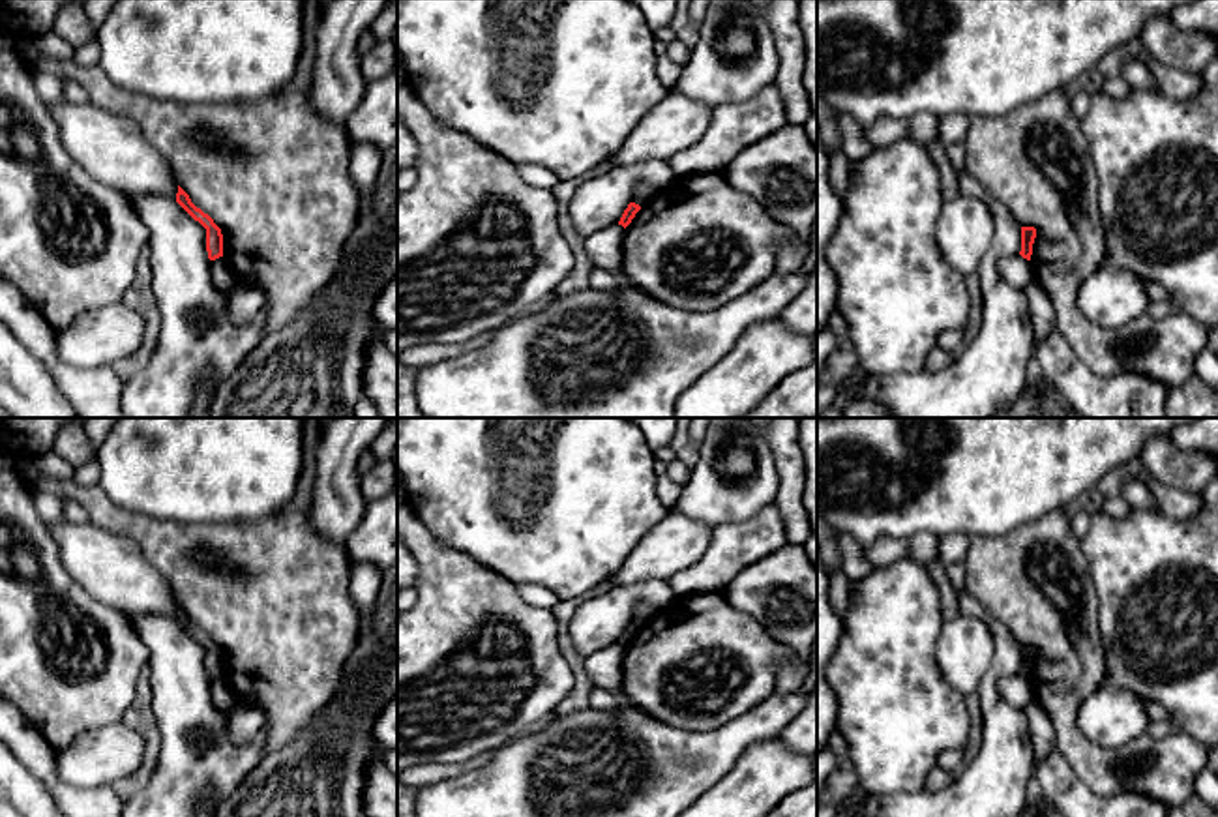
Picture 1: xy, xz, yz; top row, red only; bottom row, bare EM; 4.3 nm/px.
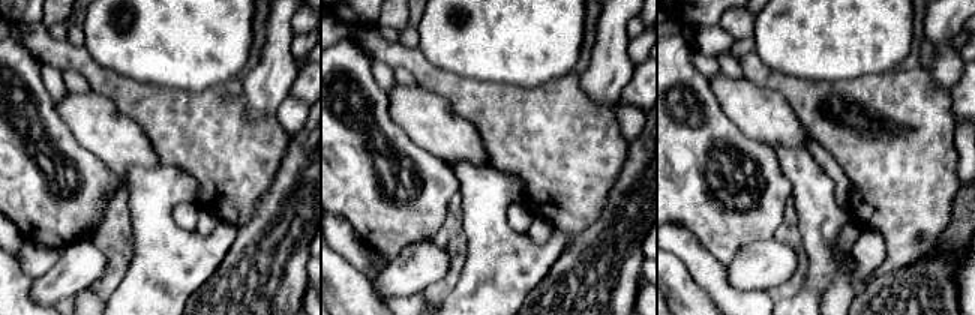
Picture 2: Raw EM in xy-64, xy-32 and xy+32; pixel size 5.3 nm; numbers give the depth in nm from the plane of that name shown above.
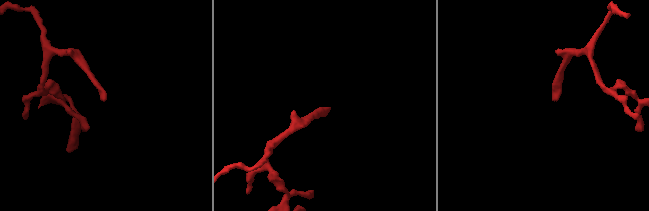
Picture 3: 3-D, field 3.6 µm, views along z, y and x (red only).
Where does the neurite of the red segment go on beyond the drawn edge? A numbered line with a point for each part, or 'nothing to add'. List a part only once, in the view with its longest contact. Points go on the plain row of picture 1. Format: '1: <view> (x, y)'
nothing to add

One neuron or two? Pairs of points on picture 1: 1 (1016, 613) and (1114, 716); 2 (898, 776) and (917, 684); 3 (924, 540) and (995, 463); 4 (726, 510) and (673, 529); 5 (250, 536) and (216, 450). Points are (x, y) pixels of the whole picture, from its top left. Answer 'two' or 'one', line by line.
1: two
2: one
3: two
4: two
5: two

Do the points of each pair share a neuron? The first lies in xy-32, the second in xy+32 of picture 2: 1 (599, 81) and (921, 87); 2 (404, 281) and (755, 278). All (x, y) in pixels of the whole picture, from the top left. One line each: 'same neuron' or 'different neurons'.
1: different neurons
2: same neuron

